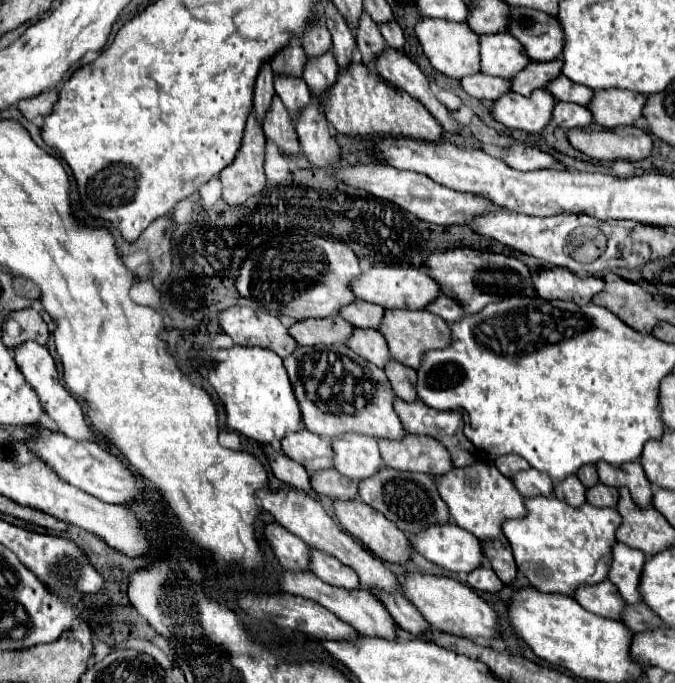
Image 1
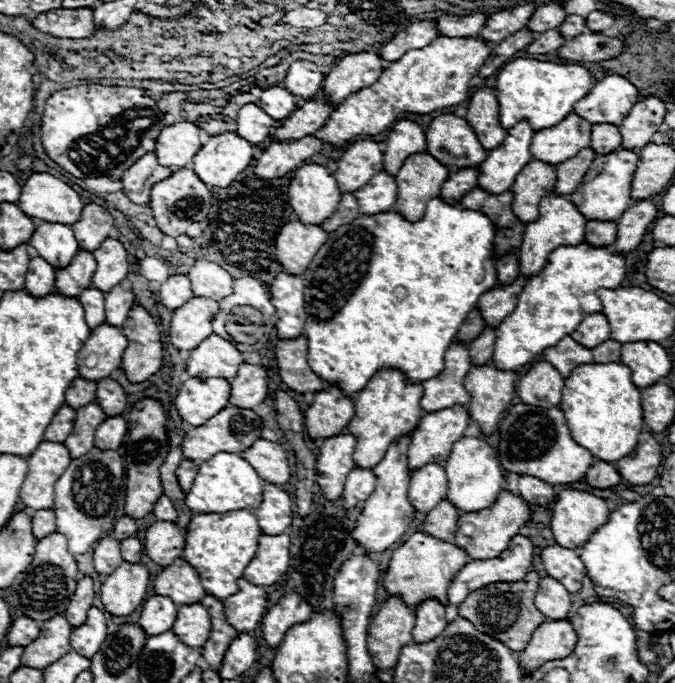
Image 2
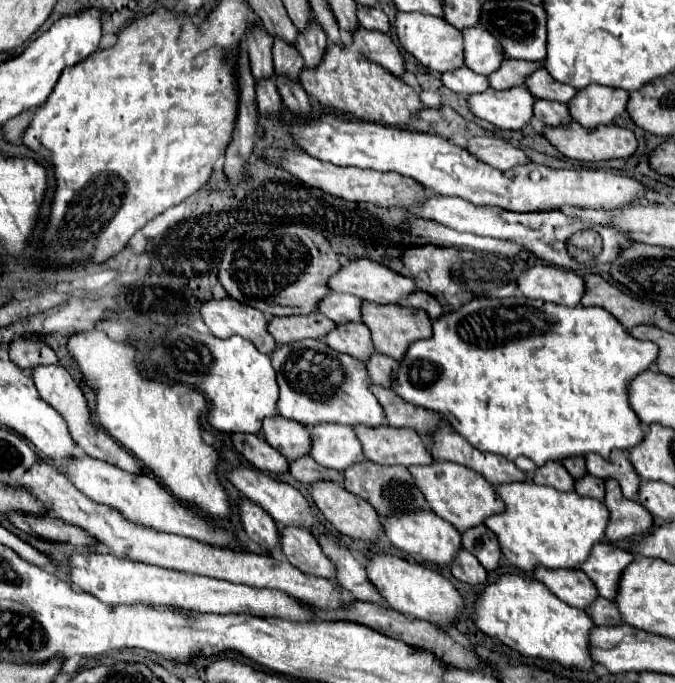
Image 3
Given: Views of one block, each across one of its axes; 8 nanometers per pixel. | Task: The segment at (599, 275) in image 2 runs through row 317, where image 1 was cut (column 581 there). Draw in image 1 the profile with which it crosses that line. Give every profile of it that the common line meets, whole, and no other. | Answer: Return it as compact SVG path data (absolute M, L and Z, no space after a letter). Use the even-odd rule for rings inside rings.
M556 498L526 500L528 516L504 522L504 536L512 544L518 570L540 592L574 596L576 588L600 584L608 578L610 552L616 544L620 514L616 508L596 508L584 504L572 508Z

